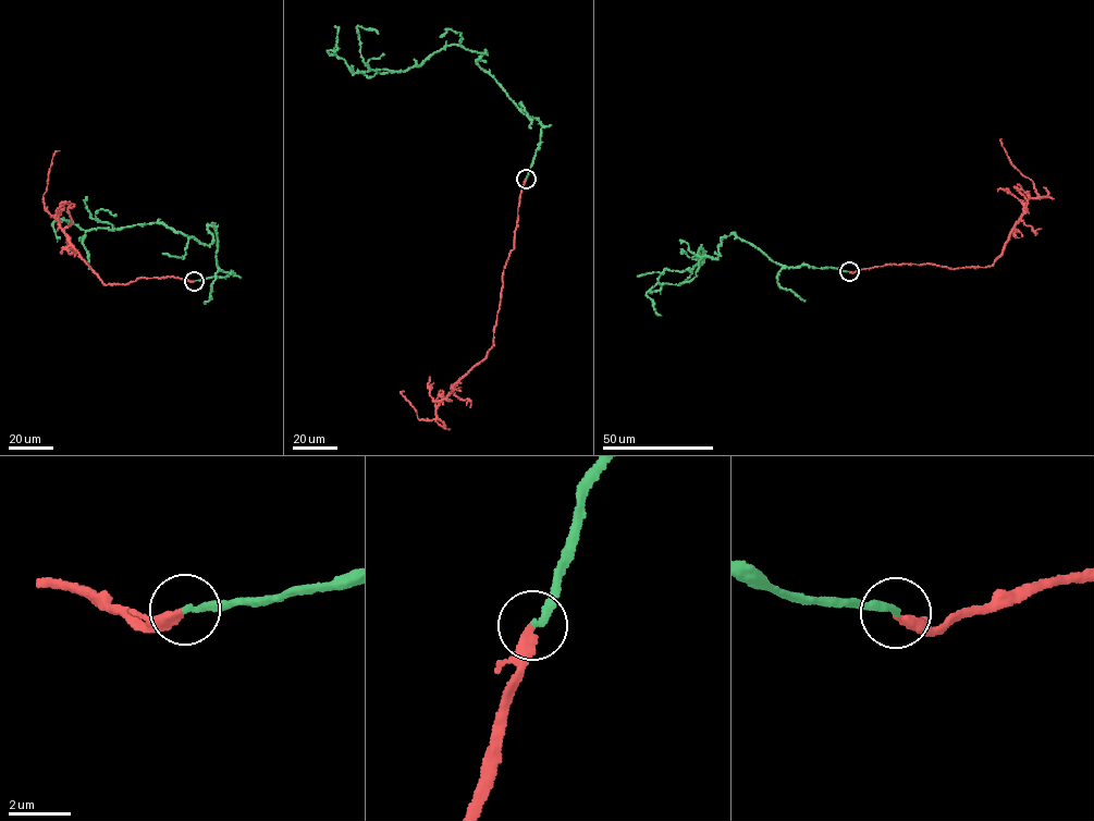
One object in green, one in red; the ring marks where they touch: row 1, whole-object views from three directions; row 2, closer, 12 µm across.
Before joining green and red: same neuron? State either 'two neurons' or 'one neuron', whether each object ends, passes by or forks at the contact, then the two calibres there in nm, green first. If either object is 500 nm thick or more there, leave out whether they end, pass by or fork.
one neuron; green ends there; red ends there; 240 nm thick on the green side, 320 nm on the other

